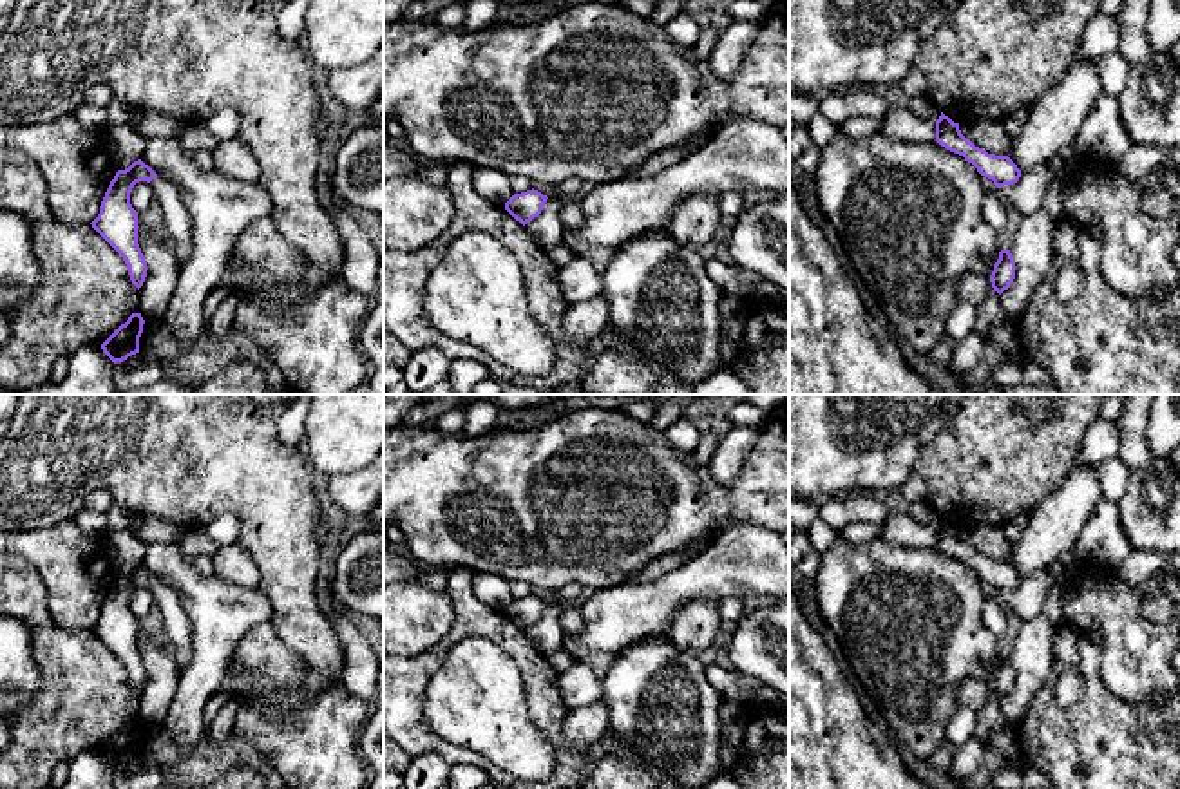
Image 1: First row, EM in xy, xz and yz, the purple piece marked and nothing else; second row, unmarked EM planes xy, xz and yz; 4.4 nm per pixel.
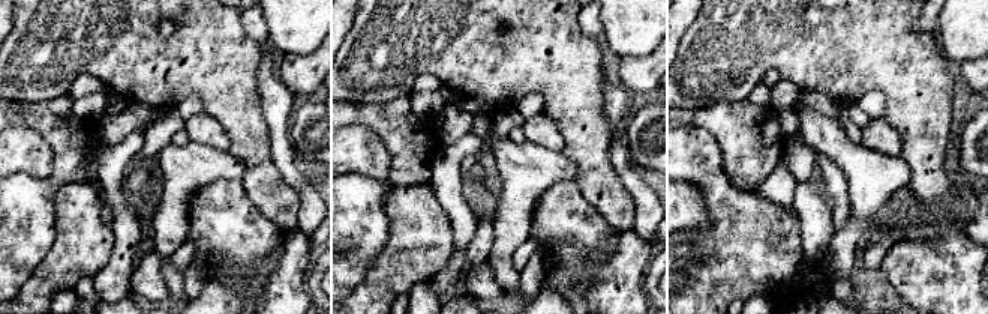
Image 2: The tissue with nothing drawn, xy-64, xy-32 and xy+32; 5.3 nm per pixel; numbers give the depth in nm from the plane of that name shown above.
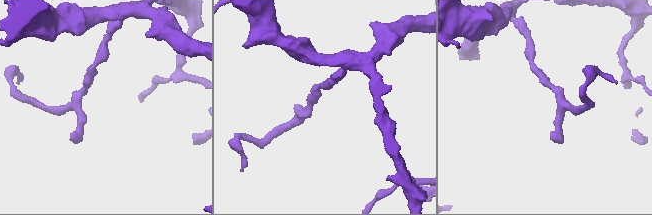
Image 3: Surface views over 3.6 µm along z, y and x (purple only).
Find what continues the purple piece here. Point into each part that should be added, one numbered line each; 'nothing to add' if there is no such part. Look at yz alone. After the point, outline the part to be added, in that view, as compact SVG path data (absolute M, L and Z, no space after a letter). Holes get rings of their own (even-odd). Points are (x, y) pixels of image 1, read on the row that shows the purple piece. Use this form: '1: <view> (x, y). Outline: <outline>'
nothing to add

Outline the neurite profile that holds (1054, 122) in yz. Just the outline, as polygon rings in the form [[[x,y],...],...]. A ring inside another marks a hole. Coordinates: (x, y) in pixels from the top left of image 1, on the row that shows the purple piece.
[[[1093,60],[1079,62],[1028,109],[1028,119],[1008,157],[1021,172],[1052,159],[1071,145],[1097,98],[1102,94],[1099,67]]]

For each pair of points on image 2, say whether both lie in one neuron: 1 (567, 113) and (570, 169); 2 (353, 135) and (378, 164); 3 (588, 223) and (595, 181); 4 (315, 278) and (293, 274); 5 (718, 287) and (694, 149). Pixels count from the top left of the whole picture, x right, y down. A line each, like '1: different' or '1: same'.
1: different
2: same
3: different
4: different
5: same

